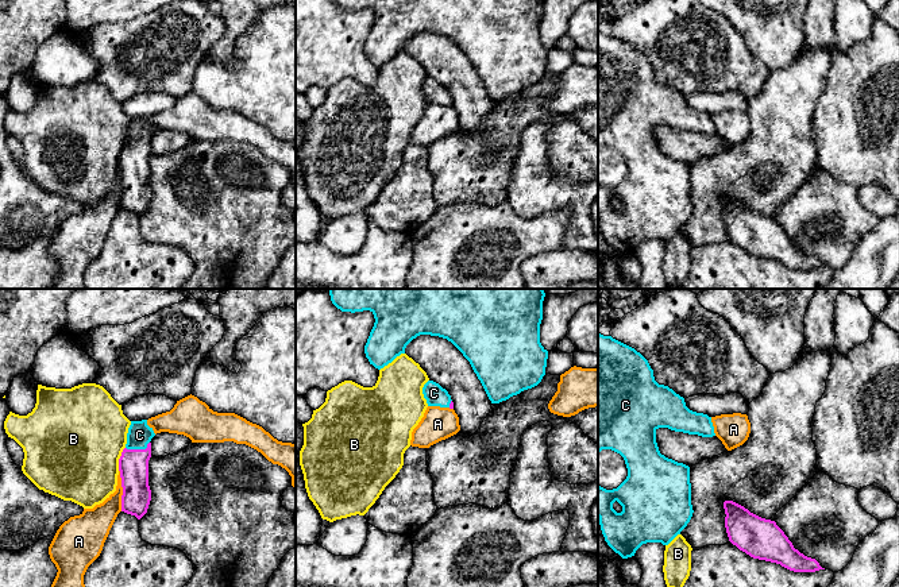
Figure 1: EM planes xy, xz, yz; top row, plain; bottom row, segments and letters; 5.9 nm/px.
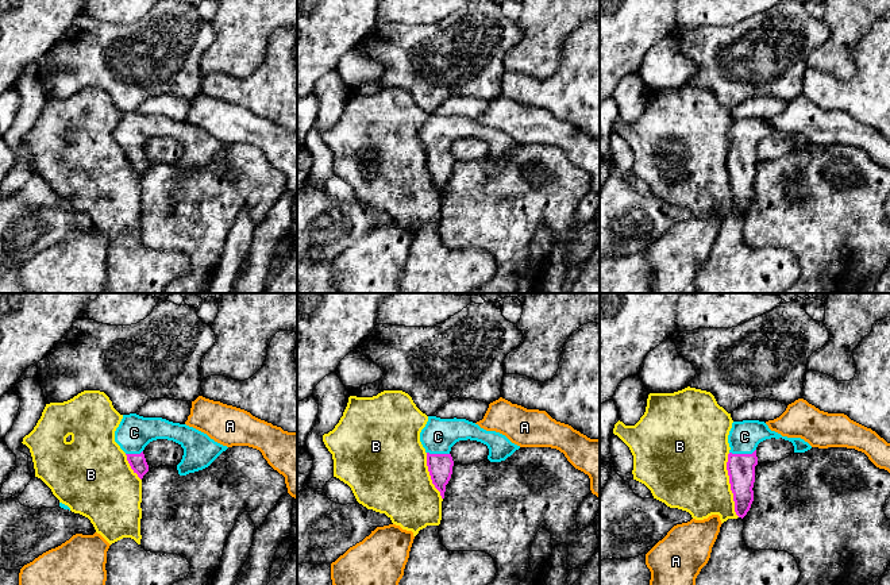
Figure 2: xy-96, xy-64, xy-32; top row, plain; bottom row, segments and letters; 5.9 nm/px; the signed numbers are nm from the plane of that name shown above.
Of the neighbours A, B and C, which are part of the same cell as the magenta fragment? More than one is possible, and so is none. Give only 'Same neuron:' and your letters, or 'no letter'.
Same neuron: C

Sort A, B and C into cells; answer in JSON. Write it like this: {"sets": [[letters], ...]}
{"sets": [["A"], ["B"], ["C"]]}

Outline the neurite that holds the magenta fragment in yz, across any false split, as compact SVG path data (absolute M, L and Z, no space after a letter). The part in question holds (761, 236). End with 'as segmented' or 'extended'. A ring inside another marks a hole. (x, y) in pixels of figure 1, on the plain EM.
M725 198L724 206L729 239L751 255L780 262L794 270L825 267L815 256L795 247L775 219L761 216L733 198Z | as segmented

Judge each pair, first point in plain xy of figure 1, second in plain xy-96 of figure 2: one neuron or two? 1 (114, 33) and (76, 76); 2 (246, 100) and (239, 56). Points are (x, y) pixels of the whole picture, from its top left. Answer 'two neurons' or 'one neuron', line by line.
1: one neuron
2: two neurons

